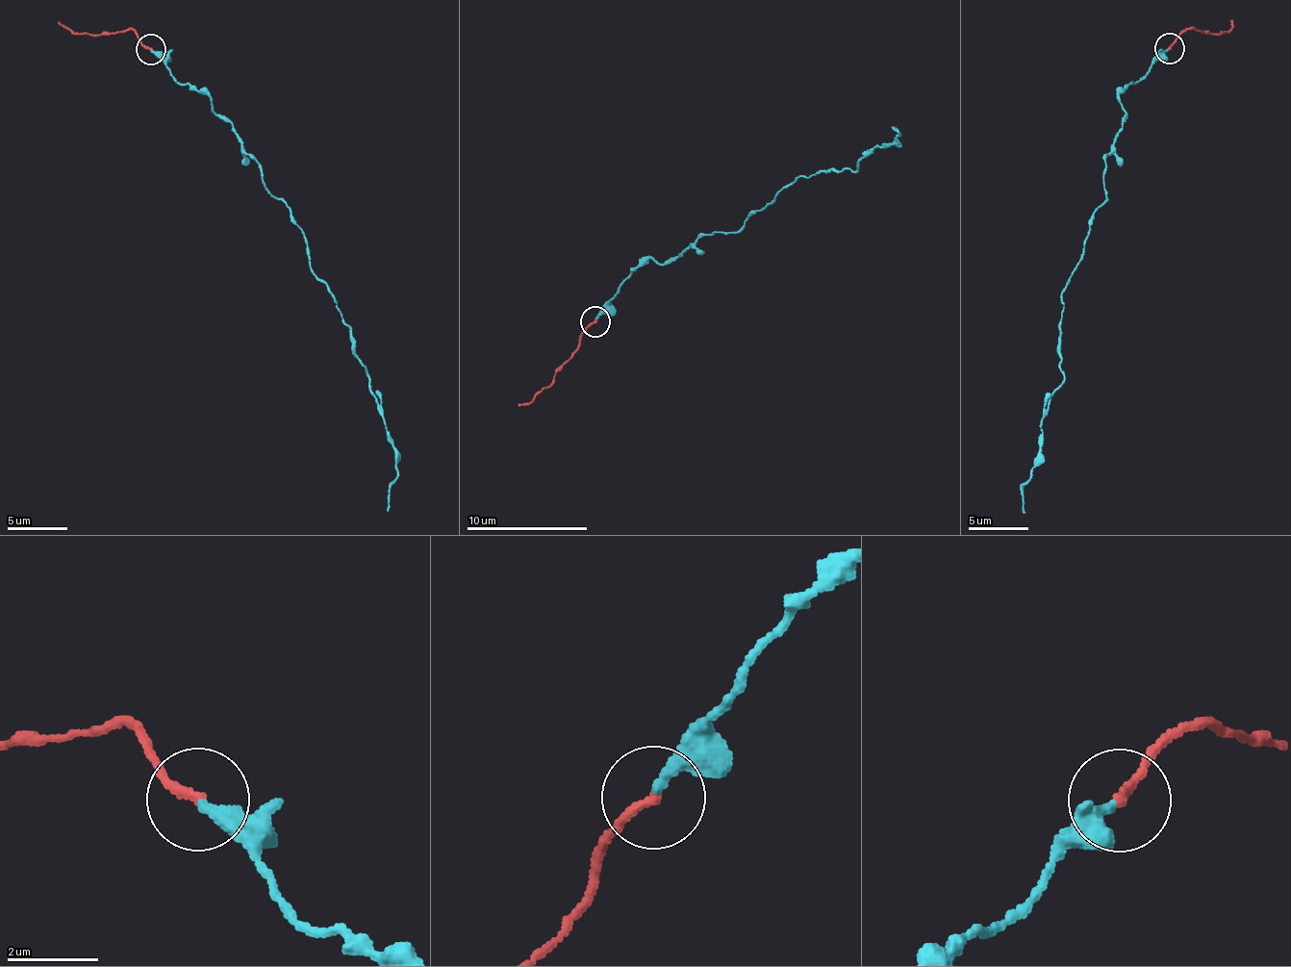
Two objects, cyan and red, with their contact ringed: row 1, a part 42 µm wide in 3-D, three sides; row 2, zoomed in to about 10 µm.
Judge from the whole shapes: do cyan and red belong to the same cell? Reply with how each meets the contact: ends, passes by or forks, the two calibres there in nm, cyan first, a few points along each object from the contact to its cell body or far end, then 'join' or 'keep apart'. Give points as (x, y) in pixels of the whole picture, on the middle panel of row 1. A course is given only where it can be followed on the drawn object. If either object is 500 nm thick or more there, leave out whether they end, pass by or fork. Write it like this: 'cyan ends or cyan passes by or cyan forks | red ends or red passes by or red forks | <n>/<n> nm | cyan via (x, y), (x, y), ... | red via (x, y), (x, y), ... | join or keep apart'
cyan ends | red ends | 280/220 nm | cyan via (594, 318), (646, 260), (670, 263), (705, 234), (734, 232), (799, 176), (853, 172), (896, 131) | red via (594, 322), (578, 348), (539, 394), (518, 406) | join

